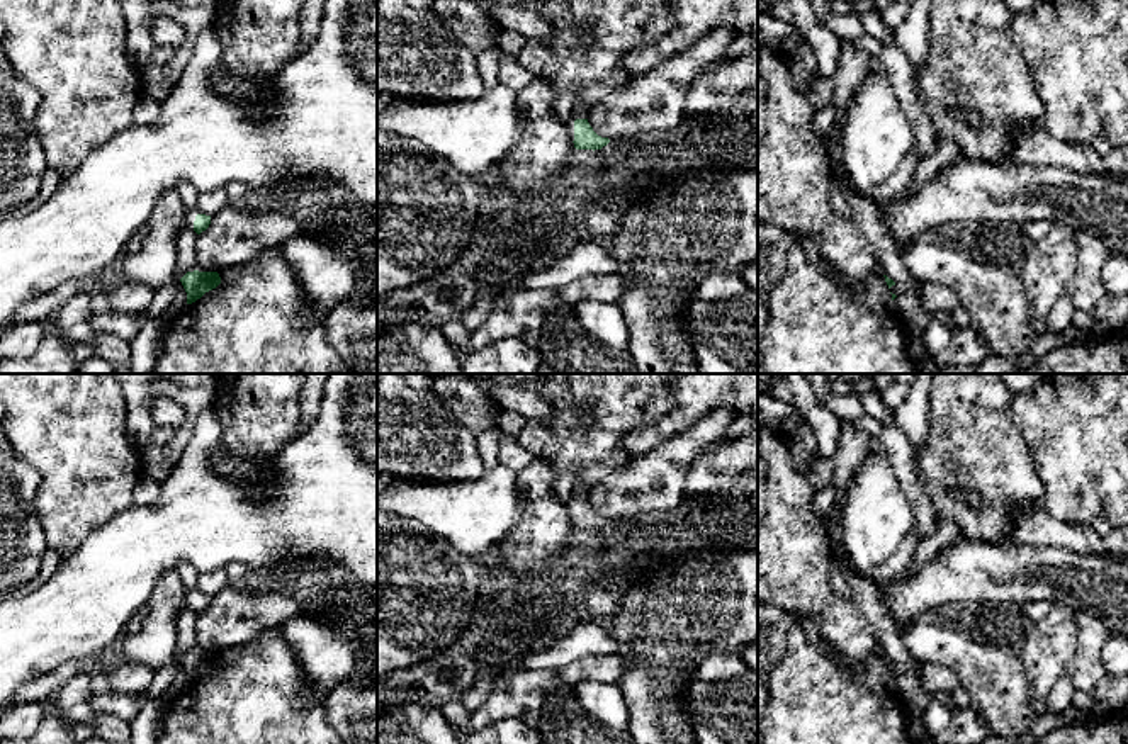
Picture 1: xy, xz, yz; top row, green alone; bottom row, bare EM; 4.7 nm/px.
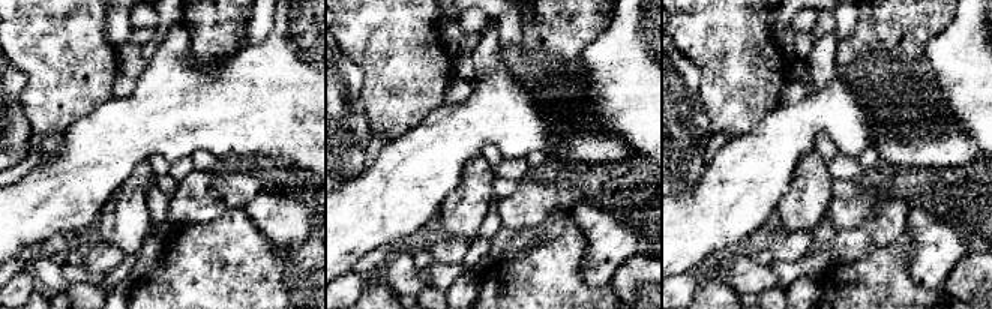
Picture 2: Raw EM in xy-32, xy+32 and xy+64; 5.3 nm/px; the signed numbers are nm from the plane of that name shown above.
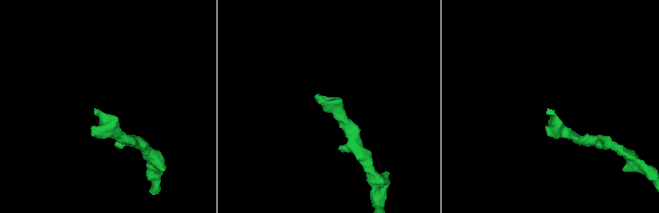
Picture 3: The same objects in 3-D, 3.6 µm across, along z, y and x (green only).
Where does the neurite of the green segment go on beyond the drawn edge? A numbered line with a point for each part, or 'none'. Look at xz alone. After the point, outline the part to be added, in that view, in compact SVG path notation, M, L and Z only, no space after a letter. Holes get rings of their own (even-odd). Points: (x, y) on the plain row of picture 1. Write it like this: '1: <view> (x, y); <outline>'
1: xz (581, 491); M576 479L576 484L578 484L578 488L572 493L572 499L566 504L567 513L569 513L572 521L574 521L574 501L576 499L588 499L588 494L589 494L589 489L591 489L591 486L586 484L584 481L581 481L581 479Z

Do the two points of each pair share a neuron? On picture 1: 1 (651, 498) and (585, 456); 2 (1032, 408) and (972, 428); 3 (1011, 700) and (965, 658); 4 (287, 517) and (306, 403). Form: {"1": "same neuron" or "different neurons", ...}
{"1": "different neurons", "2": "different neurons", "3": "same neuron", "4": "different neurons"}

